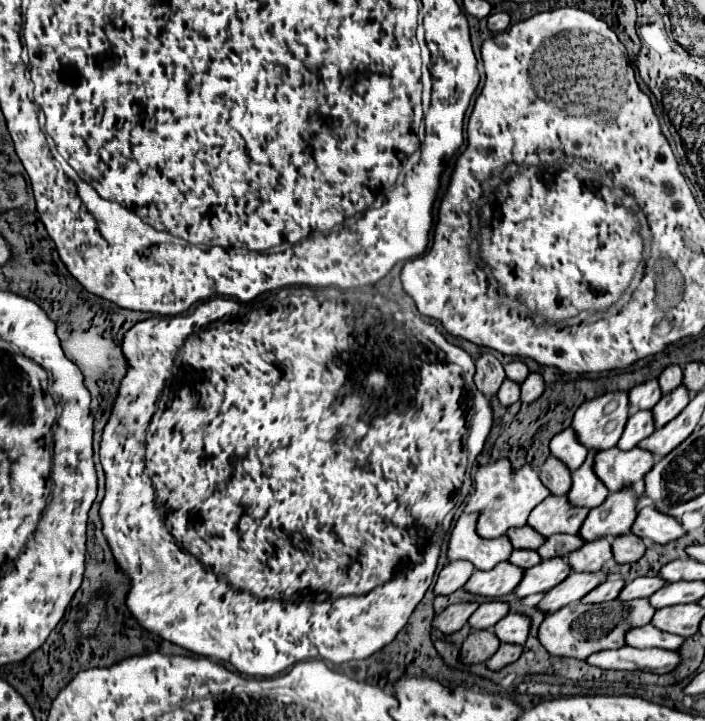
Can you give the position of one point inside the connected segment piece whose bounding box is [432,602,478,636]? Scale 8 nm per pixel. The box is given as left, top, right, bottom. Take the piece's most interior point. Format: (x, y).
(454, 617)

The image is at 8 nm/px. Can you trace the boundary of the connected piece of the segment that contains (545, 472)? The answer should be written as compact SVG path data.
M552 456L540 466L540 480L546 484L546 488L554 496L564 496L572 484L570 470L560 460L556 460Z

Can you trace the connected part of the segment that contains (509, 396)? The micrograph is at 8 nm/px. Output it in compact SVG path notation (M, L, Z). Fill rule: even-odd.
M504 380L504 384L500 386L500 390L498 390L498 400L500 400L500 404L502 406L512 406L514 402L518 402L518 398L520 398L520 384L514 384L512 380Z

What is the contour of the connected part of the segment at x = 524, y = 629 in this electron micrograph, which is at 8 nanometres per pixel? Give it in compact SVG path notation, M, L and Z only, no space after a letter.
M510 612L494 626L494 634L498 636L500 642L518 644L518 646L526 644L528 630L530 630L530 620L524 614L516 614L516 612Z

